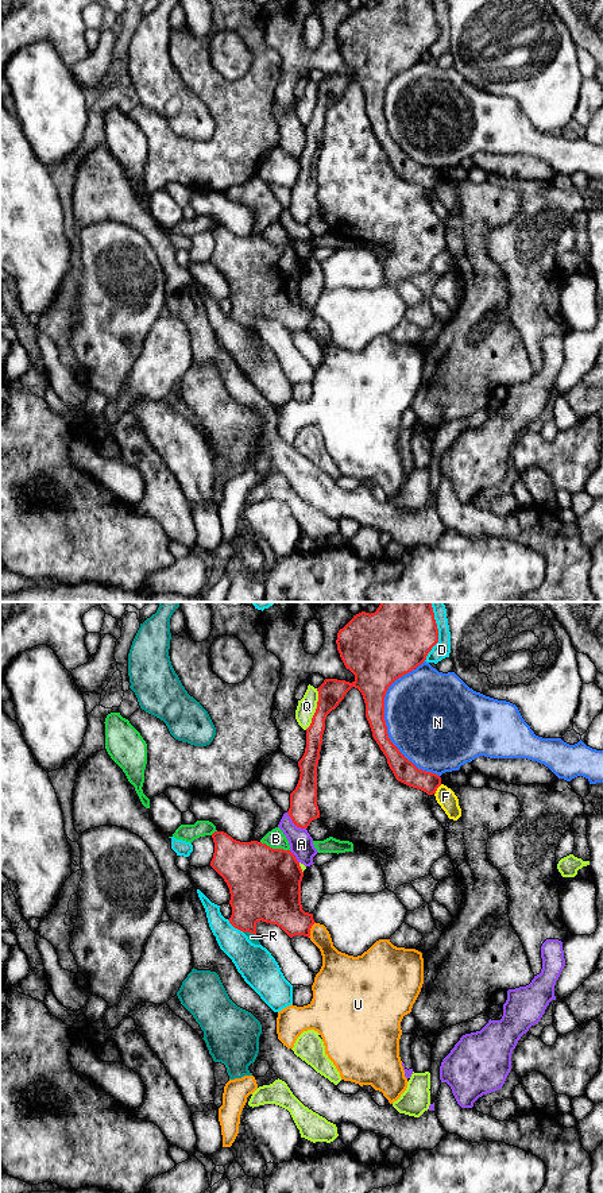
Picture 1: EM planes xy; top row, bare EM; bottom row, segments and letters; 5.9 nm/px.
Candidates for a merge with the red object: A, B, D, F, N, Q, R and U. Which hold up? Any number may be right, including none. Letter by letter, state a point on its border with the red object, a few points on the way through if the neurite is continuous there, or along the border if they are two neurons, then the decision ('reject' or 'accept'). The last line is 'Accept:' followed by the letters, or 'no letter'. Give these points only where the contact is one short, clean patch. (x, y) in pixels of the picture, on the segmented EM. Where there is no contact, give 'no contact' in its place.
A: meets red in xy at (294, 823); reject
B: meets red in xy at (275, 849); reject
D: meets red in xy at (437, 632); reject
F: meets red in xy at (436, 790); border along xy (441, 784), (435, 794); reject
N: meets red in xy at (385, 721); reject
Q: meets red in xy at (316, 709); reject
R: meets red in xy at (250, 931); border along xy (244, 931), (255, 935); reject
U: meets red in xy at (309, 930); reject
Accept: no letter

